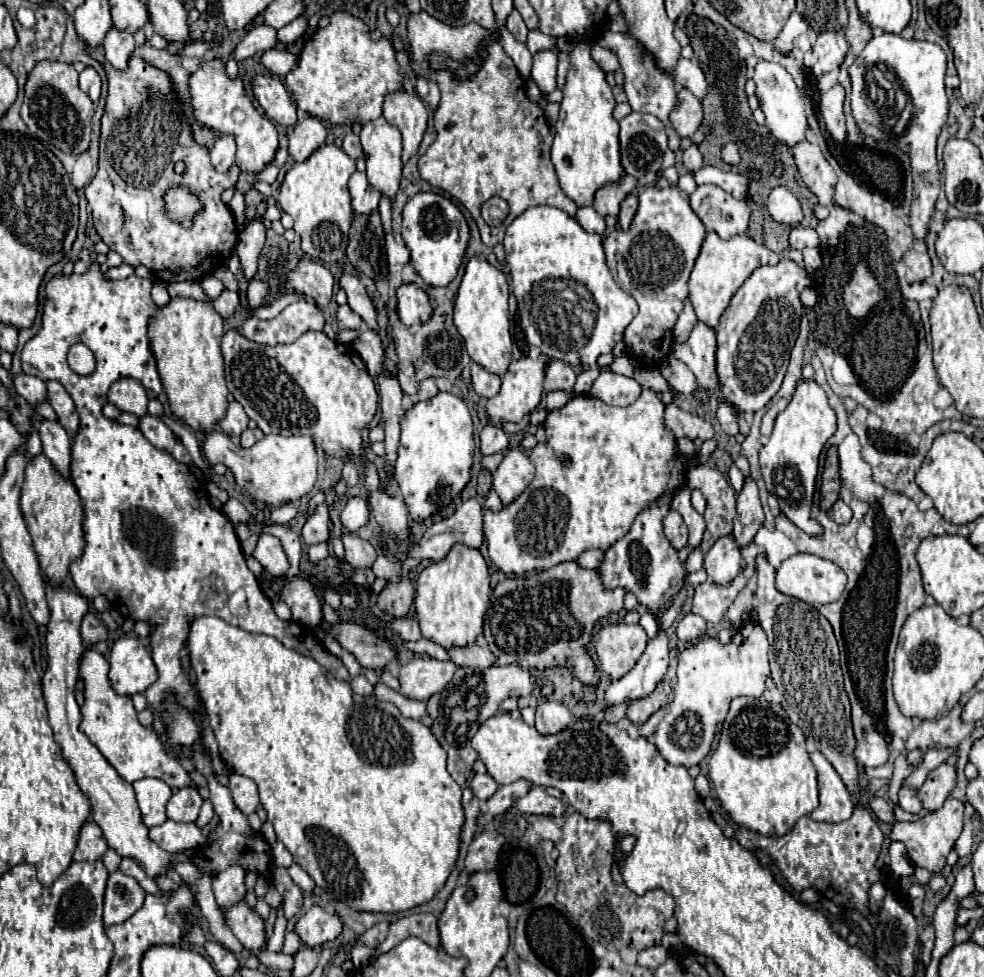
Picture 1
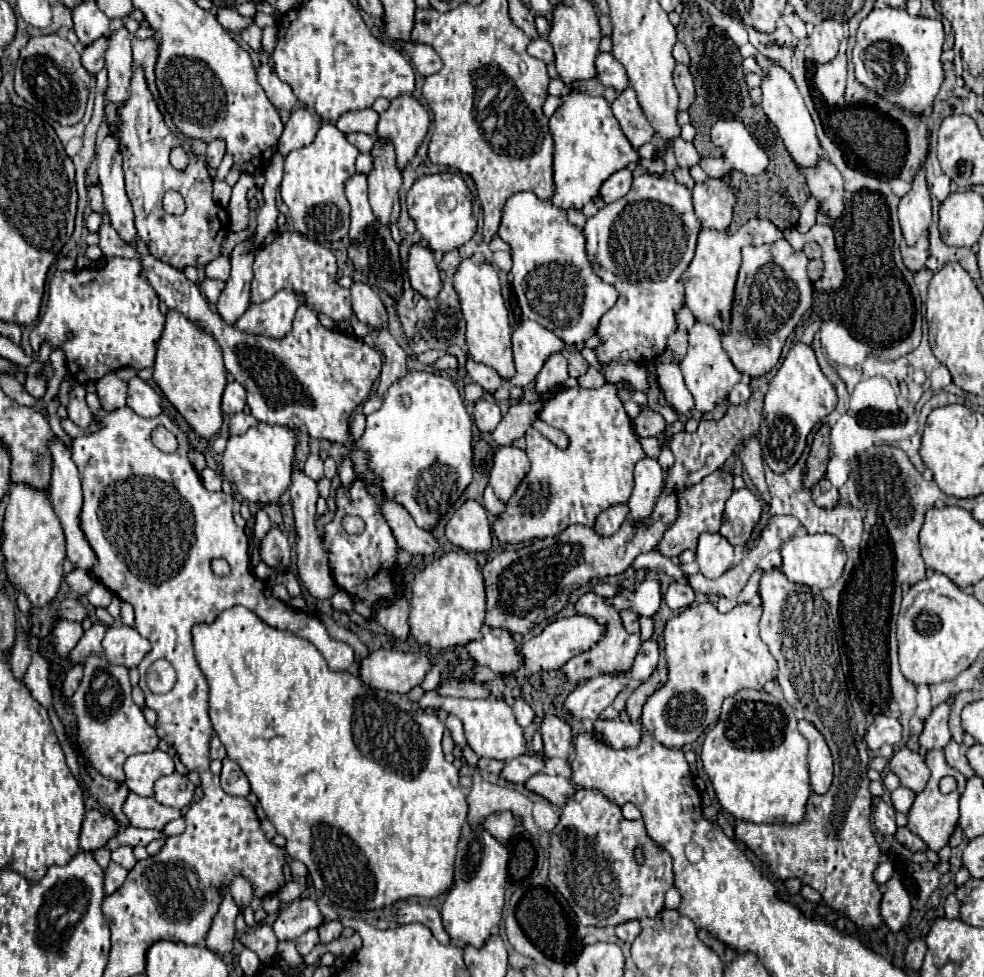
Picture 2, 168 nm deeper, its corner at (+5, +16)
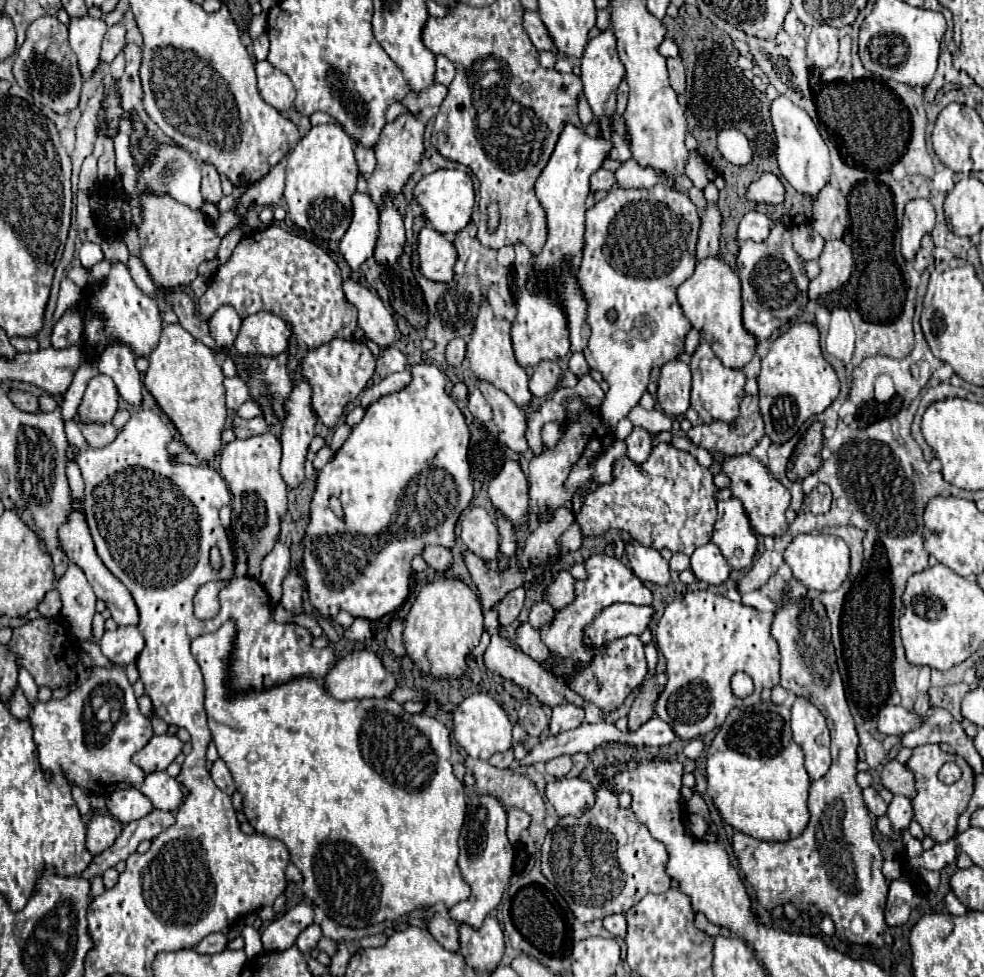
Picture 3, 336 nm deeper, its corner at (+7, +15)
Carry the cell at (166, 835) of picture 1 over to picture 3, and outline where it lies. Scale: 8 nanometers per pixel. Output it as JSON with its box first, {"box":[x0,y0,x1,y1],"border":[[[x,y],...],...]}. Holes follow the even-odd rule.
{"box":[107,789,153,825],"border":[[[123,789],[109,795],[107,809],[117,821],[127,825],[149,815],[153,811],[153,803],[139,789]]]}

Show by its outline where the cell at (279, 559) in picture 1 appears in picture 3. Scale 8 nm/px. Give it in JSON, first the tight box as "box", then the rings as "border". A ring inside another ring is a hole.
{"box":[261,541,291,605],"border":[[[277,541],[275,547],[263,557],[261,561],[261,585],[271,597],[271,603],[277,605],[281,599],[281,581],[289,573],[291,567],[291,557],[289,557],[289,547],[283,541]]]}

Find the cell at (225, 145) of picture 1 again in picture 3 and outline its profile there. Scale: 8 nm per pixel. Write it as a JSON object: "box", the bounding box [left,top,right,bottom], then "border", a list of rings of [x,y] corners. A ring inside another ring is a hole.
{"box":[201,163,223,203],"border":[[[201,163],[201,173],[203,173],[203,183],[201,183],[203,197],[209,203],[219,203],[223,193],[221,193],[221,181],[219,181],[219,173],[217,173],[215,165]]]}

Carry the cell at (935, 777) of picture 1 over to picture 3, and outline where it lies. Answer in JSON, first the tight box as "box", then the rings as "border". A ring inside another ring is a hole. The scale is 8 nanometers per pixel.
{"box":[881,759,917,799],"border":[[[891,759],[889,763],[885,763],[885,767],[881,771],[881,783],[893,795],[905,795],[909,799],[913,799],[917,795],[913,771],[907,765],[899,763],[897,759]]]}

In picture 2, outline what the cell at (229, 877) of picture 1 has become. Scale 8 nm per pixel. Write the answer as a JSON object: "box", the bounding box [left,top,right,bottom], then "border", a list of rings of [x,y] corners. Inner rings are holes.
{"box":[207,890,239,954],"border":[[[225,890],[223,894],[223,902],[219,906],[219,912],[217,916],[213,918],[213,924],[211,924],[211,930],[207,934],[207,948],[211,952],[217,952],[217,954],[227,954],[231,952],[233,948],[233,938],[235,938],[235,918],[237,918],[239,910],[231,898],[231,892]]]}

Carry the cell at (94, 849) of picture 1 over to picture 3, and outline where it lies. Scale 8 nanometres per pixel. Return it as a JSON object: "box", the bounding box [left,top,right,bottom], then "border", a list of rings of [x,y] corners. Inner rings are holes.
{"box":[87,815,123,855],"border":[[[93,815],[87,825],[87,849],[93,855],[103,853],[115,843],[123,825],[111,815]]]}

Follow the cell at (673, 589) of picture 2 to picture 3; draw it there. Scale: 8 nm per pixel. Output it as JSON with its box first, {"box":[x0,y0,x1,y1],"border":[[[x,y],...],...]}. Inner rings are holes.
{"box":[627,541,671,587],"border":[[[631,541],[627,543],[627,557],[629,557],[629,565],[633,567],[633,573],[641,581],[659,587],[667,587],[671,583],[669,563],[659,555],[659,551],[645,549],[643,545],[637,545],[637,541]]]}

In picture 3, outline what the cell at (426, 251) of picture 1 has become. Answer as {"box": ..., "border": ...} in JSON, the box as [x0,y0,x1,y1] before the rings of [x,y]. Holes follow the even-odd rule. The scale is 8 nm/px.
{"box":[413,169,475,235],"border":[[[439,169],[431,175],[425,175],[415,185],[413,195],[415,195],[415,201],[423,207],[423,217],[429,223],[429,227],[443,233],[443,235],[449,235],[449,233],[457,235],[471,221],[471,213],[473,213],[473,207],[475,207],[473,181],[461,169]]]}

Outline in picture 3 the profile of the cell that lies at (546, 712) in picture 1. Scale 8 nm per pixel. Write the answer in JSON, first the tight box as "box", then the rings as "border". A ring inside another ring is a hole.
{"box":[545,755,571,777],"border":[[[563,755],[563,757],[555,757],[553,761],[549,761],[545,767],[547,767],[547,773],[553,775],[553,777],[565,777],[571,769],[571,757],[569,755]]]}

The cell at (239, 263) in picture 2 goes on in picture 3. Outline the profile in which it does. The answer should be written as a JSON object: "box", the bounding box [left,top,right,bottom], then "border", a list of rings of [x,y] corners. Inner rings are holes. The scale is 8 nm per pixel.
{"box":[209,305,241,349],"border":[[[221,305],[209,319],[211,335],[217,341],[217,345],[221,345],[223,349],[231,349],[239,333],[239,327],[241,327],[241,317],[231,305]]]}

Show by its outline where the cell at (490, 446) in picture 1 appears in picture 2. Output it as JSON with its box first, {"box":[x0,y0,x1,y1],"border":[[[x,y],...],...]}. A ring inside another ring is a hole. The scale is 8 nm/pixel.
{"box":[473,398,501,432],"border":[[[481,398],[475,402],[473,420],[481,432],[493,432],[501,422],[501,410],[493,398]]]}

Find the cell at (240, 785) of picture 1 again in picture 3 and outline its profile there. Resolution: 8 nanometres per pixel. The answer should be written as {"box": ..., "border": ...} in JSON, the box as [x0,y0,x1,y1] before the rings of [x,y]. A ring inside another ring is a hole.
{"box":[211,759,235,795],"border":[[[217,759],[217,761],[213,763],[213,767],[211,767],[211,777],[213,777],[215,785],[217,785],[223,793],[227,793],[227,795],[233,795],[233,793],[235,793],[233,775],[231,775],[231,771],[229,771],[229,767],[227,767],[227,763],[225,763],[223,759]]]}

